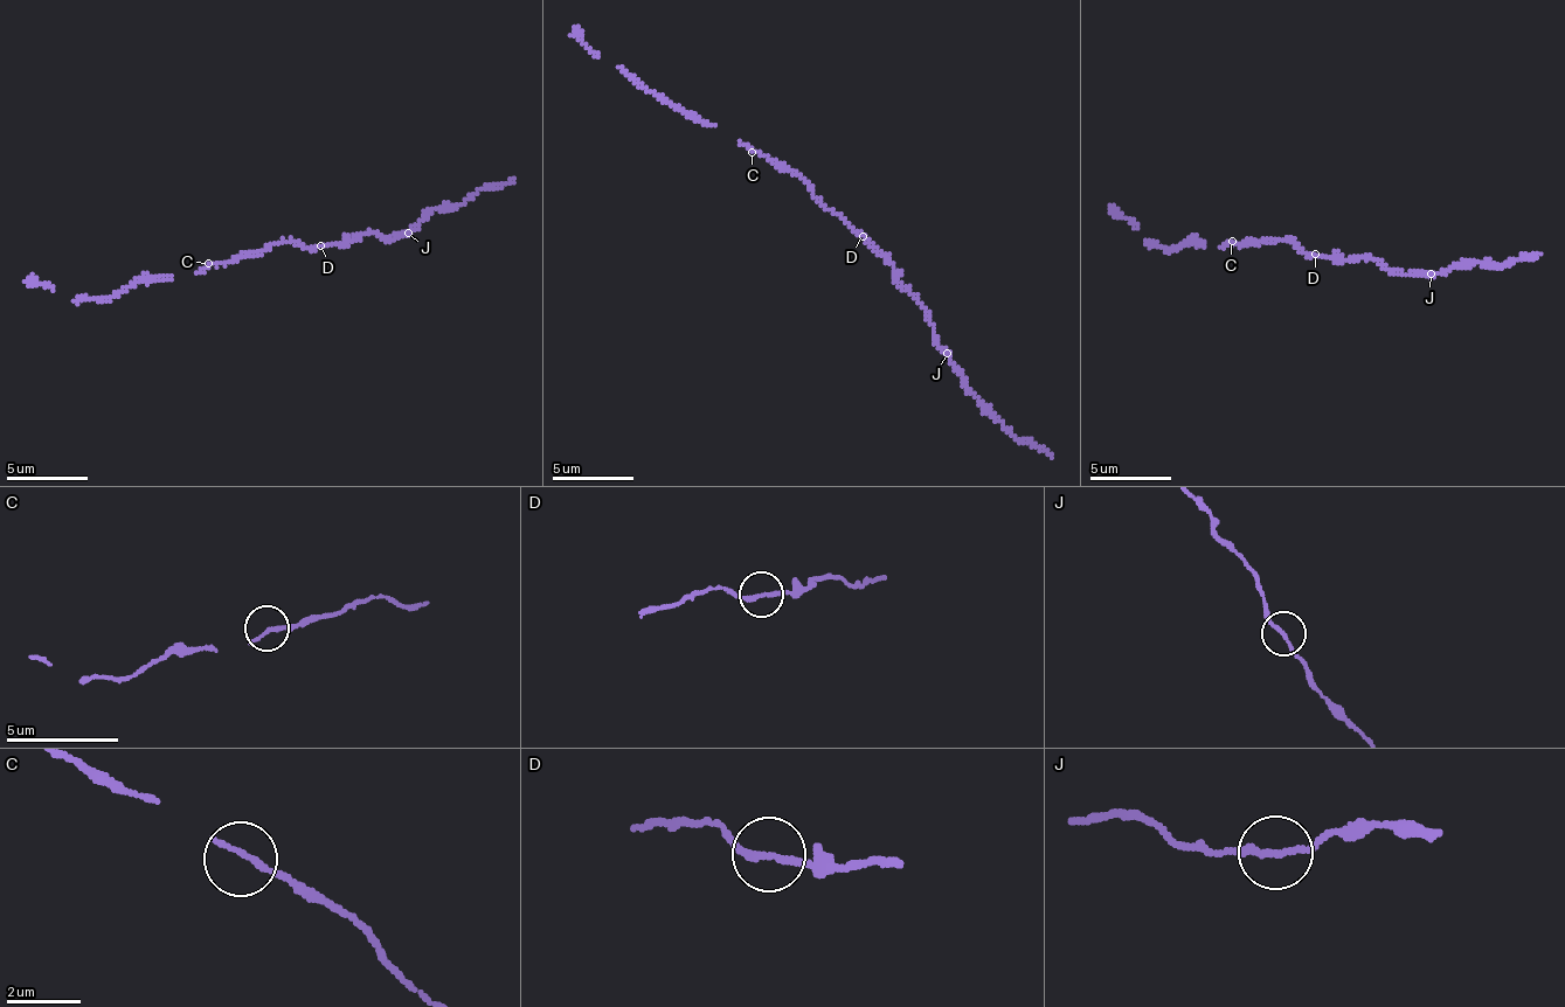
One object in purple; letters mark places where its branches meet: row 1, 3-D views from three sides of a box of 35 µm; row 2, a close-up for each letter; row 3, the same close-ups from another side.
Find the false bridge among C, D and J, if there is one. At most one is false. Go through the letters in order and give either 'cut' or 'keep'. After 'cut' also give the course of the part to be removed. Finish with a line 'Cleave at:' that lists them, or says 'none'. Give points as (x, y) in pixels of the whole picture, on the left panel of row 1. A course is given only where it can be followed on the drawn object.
C: keep
D: keep
J: keep
Cleave at: none

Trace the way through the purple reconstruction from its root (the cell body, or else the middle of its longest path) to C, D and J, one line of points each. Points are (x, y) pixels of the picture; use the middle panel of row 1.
C: (837, 214), (796, 174), (780, 171), (764, 155), (752, 152)
D: (837, 214), (861, 235)
J: (837, 214), (893, 268), (898, 283), (926, 312), (926, 320), (934, 328), (934, 340), (946, 352)

